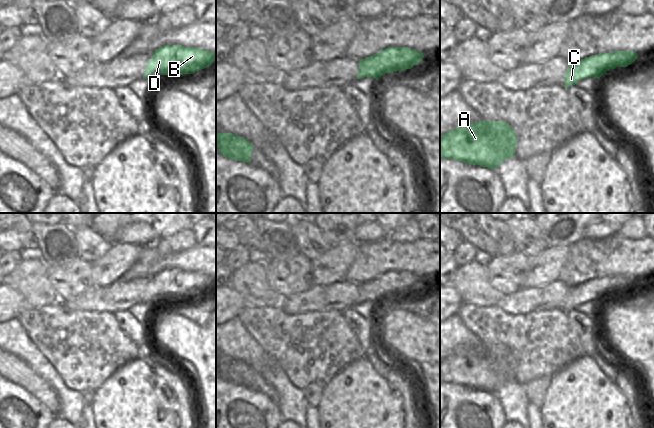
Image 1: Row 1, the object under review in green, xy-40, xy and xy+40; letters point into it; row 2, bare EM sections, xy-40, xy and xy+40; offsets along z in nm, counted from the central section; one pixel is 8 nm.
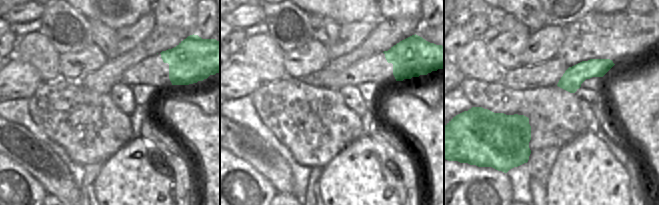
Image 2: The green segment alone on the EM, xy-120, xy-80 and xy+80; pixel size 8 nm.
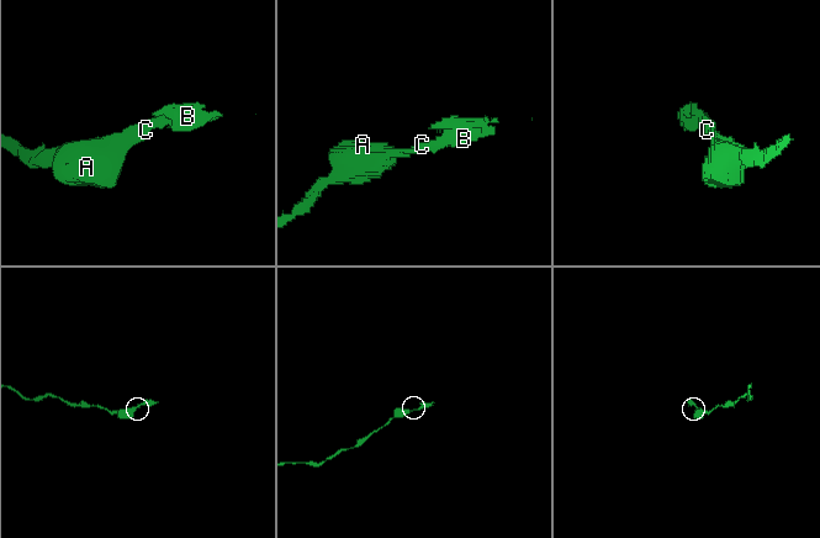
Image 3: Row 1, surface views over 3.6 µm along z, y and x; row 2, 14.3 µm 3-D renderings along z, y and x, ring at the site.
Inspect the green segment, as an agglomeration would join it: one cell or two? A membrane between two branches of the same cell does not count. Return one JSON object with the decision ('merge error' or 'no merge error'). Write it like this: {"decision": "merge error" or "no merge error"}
{"decision": "no merge error"}

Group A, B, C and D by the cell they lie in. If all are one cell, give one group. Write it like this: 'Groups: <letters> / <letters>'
Groups: A B C D

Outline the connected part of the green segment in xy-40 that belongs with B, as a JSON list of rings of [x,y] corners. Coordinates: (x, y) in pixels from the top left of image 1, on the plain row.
[[[164,269],[153,276],[145,292],[145,303],[153,305],[150,298],[160,294],[162,299],[193,298],[210,290],[216,284],[212,275],[182,269]]]

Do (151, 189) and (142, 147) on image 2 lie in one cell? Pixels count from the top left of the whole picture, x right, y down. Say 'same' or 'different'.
same

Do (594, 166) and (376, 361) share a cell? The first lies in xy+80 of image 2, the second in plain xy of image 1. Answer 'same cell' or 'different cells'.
different cells

